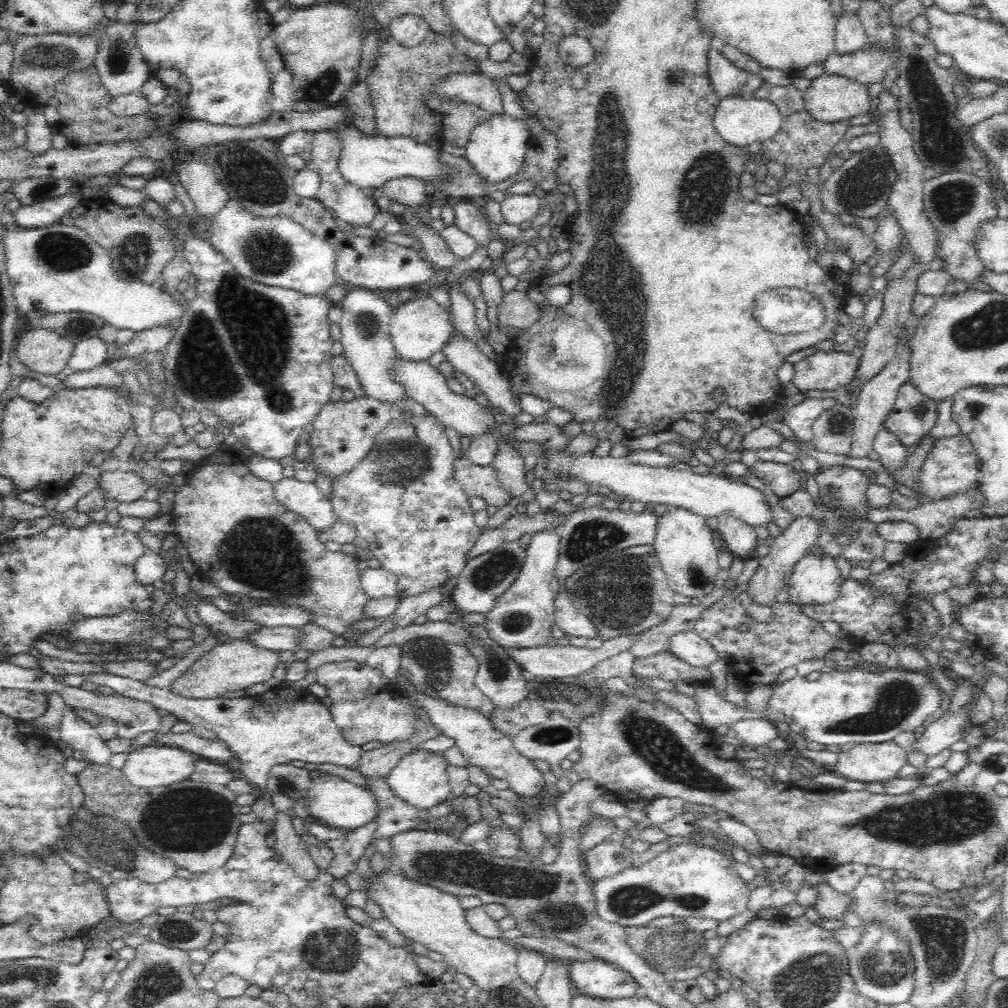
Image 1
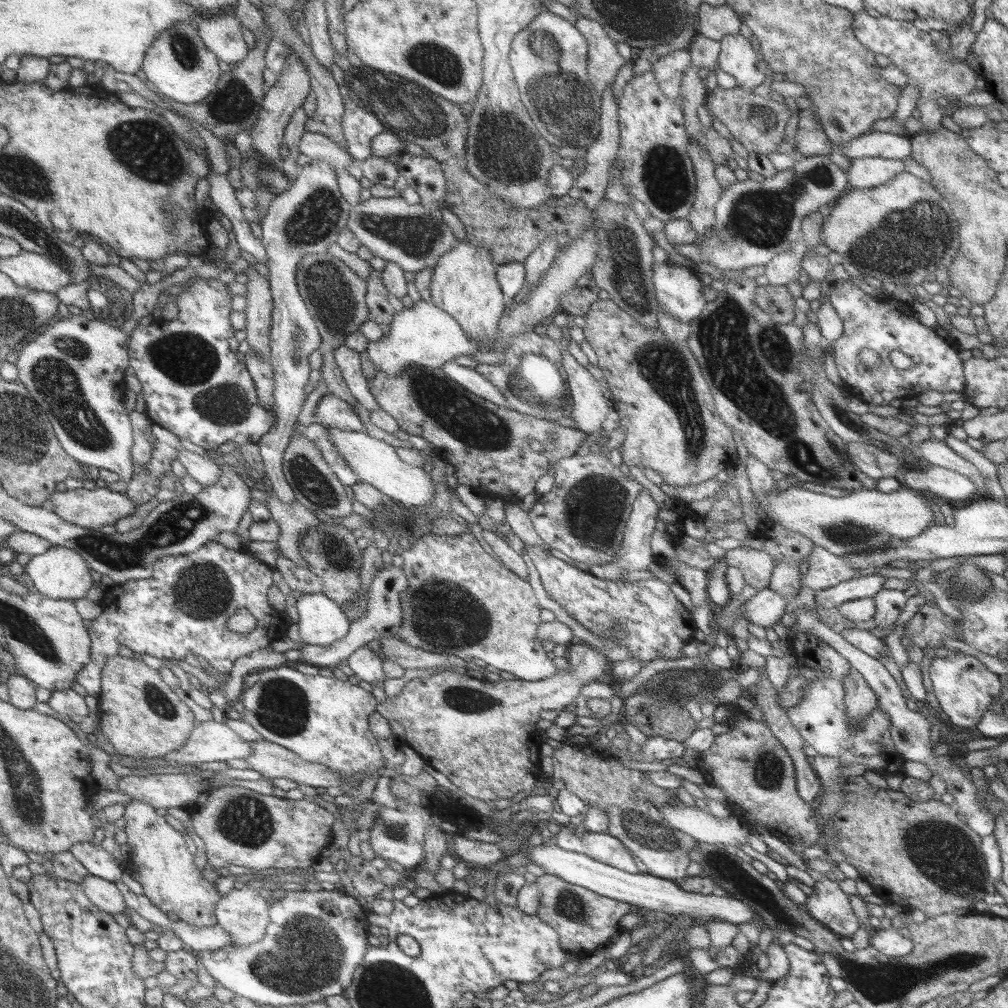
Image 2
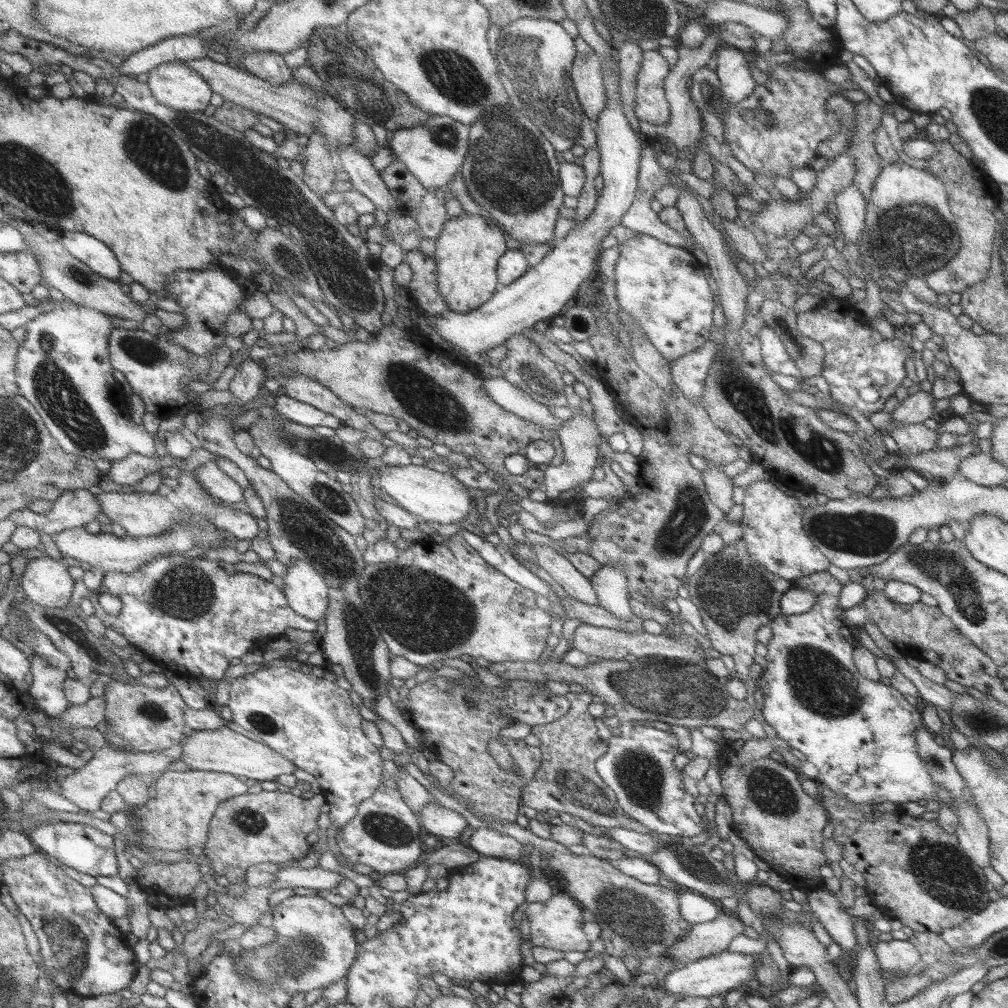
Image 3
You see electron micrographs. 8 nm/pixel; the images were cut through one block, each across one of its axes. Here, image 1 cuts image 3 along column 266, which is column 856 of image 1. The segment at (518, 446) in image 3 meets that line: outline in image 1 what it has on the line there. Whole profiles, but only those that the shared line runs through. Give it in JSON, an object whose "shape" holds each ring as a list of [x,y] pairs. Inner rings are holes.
{"shape":[[[819,351],[795,362],[793,383],[798,390],[834,390],[855,378],[859,355],[842,351]]]}

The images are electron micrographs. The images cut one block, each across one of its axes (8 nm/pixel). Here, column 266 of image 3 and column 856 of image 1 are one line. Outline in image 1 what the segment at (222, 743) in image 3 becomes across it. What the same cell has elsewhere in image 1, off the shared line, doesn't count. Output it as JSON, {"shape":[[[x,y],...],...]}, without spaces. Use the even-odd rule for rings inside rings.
{"shape":[[[893,740],[886,742],[863,742],[853,747],[852,750],[838,751],[838,762],[830,769],[836,776],[846,778],[849,781],[884,783],[898,777],[899,771],[907,764],[905,750]]]}

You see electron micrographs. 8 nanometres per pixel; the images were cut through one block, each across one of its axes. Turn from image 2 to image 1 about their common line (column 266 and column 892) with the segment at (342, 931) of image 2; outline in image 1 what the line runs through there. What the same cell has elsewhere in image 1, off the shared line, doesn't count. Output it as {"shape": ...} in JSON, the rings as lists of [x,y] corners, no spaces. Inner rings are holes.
{"shape":[[[864,924],[862,940],[847,951],[847,957],[851,977],[862,996],[889,1007],[909,1000],[914,988],[914,963],[909,948],[889,928]]]}

